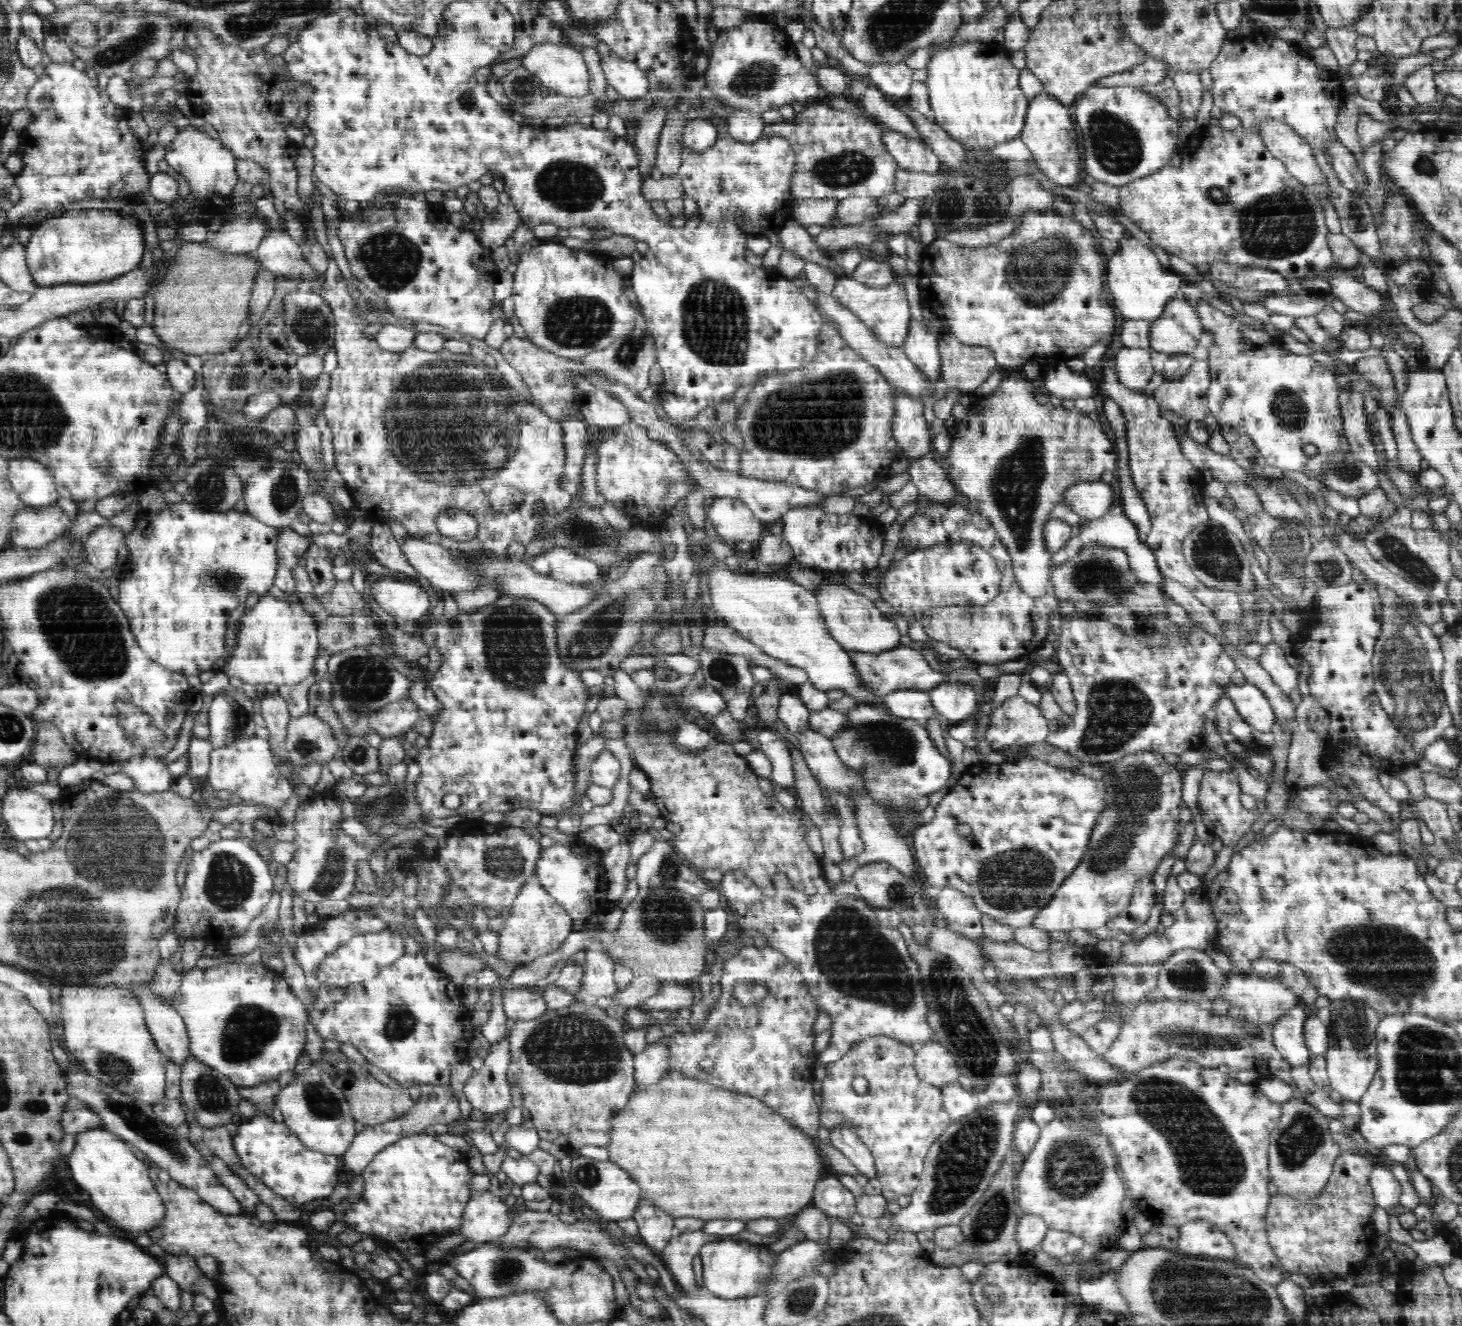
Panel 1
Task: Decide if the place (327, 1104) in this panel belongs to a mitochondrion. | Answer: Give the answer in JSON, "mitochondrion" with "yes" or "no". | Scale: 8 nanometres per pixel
{"mitochondrion":"yes"}

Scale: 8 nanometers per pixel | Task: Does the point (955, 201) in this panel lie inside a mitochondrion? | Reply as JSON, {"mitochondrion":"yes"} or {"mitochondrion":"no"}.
{"mitochondrion":"yes"}

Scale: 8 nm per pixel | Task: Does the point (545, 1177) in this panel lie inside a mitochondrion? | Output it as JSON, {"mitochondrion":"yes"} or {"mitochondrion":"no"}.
{"mitochondrion":"no"}

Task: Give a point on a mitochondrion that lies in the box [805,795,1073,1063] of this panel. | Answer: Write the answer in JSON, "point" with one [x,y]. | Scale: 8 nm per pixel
{"point":[854,958]}

